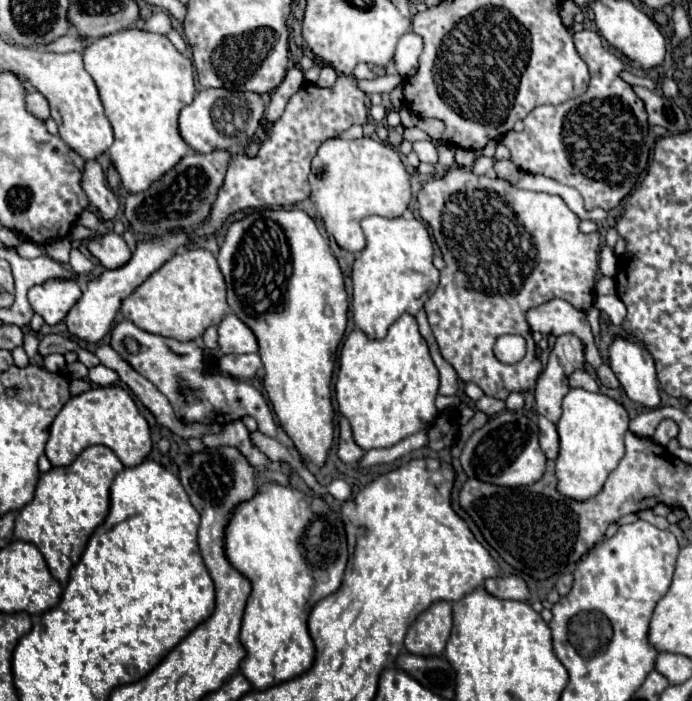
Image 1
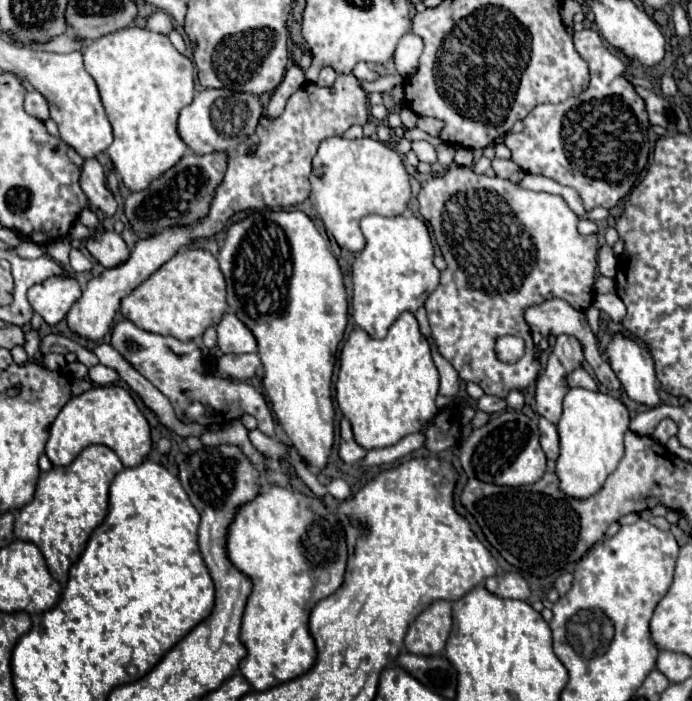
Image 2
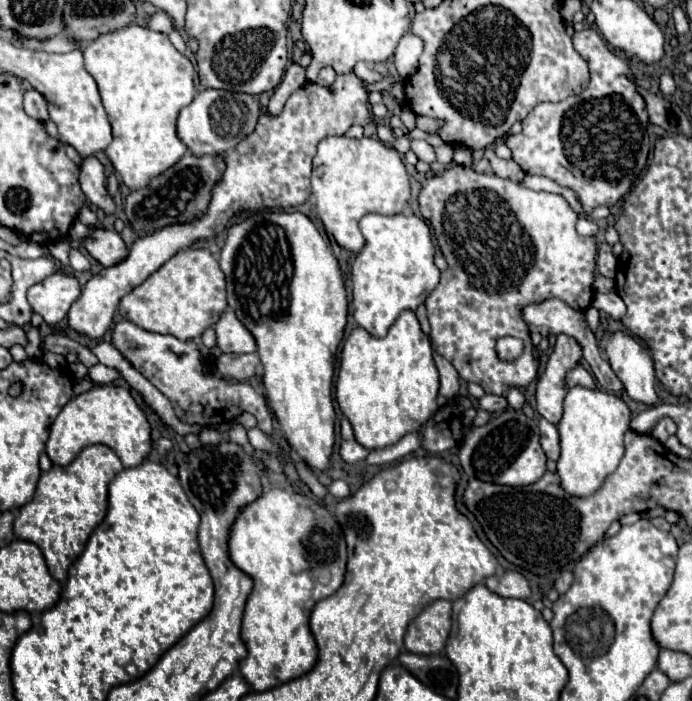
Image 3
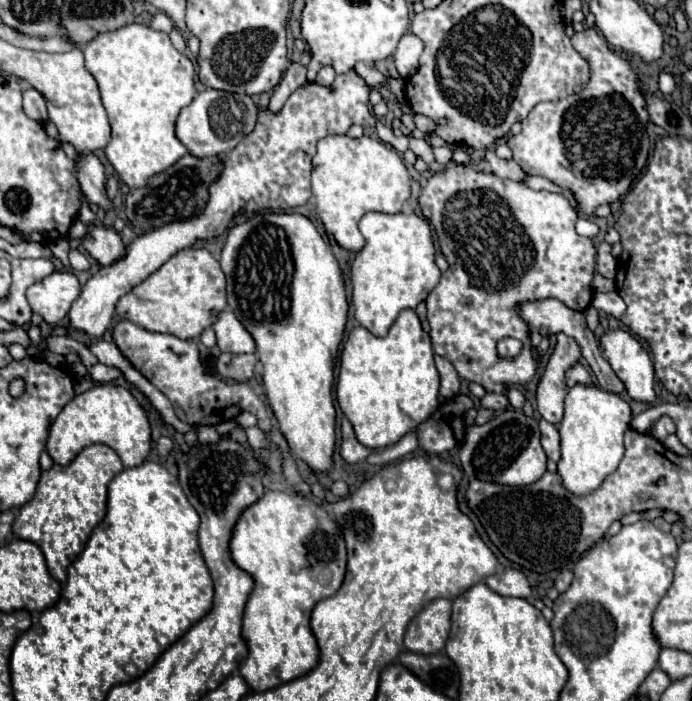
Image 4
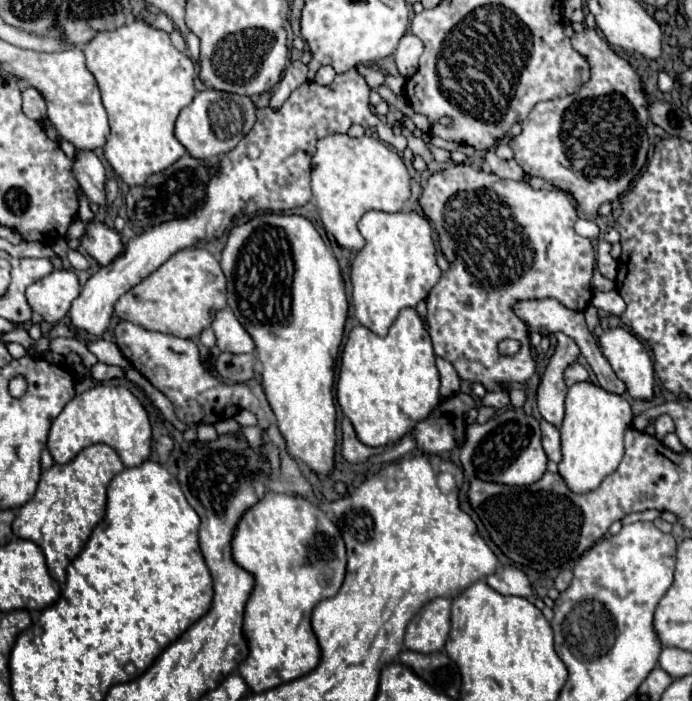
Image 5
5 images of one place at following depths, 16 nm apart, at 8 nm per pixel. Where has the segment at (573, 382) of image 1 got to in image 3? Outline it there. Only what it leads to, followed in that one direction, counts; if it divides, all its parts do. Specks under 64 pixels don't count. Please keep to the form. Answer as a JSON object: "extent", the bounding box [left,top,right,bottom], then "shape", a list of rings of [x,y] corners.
{"extent":[566,366,596,388],"shape":[[[578,366],[578,368],[574,368],[572,372],[568,372],[568,376],[566,376],[566,382],[568,382],[568,386],[572,388],[572,386],[584,386],[584,388],[596,388],[596,382],[594,382],[594,378],[582,368],[582,366]]]}

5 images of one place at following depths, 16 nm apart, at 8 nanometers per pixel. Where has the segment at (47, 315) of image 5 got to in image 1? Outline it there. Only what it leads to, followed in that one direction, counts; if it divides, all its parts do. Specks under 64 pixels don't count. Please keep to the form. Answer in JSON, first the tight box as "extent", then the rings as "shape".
{"extent":[28,280,82,326],"shape":[[[48,280],[48,284],[34,286],[28,292],[32,310],[50,326],[62,322],[80,296],[82,292],[74,280]]]}

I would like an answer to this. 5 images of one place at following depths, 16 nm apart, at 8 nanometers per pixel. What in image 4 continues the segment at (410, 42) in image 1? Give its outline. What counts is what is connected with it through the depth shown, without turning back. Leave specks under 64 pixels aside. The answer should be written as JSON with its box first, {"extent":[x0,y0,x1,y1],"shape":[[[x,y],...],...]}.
{"extent":[394,32,422,78],"shape":[[[412,32],[404,34],[402,40],[398,42],[396,52],[394,52],[396,70],[402,78],[410,78],[416,72],[420,54],[422,54],[422,40],[418,36],[414,36]]]}

